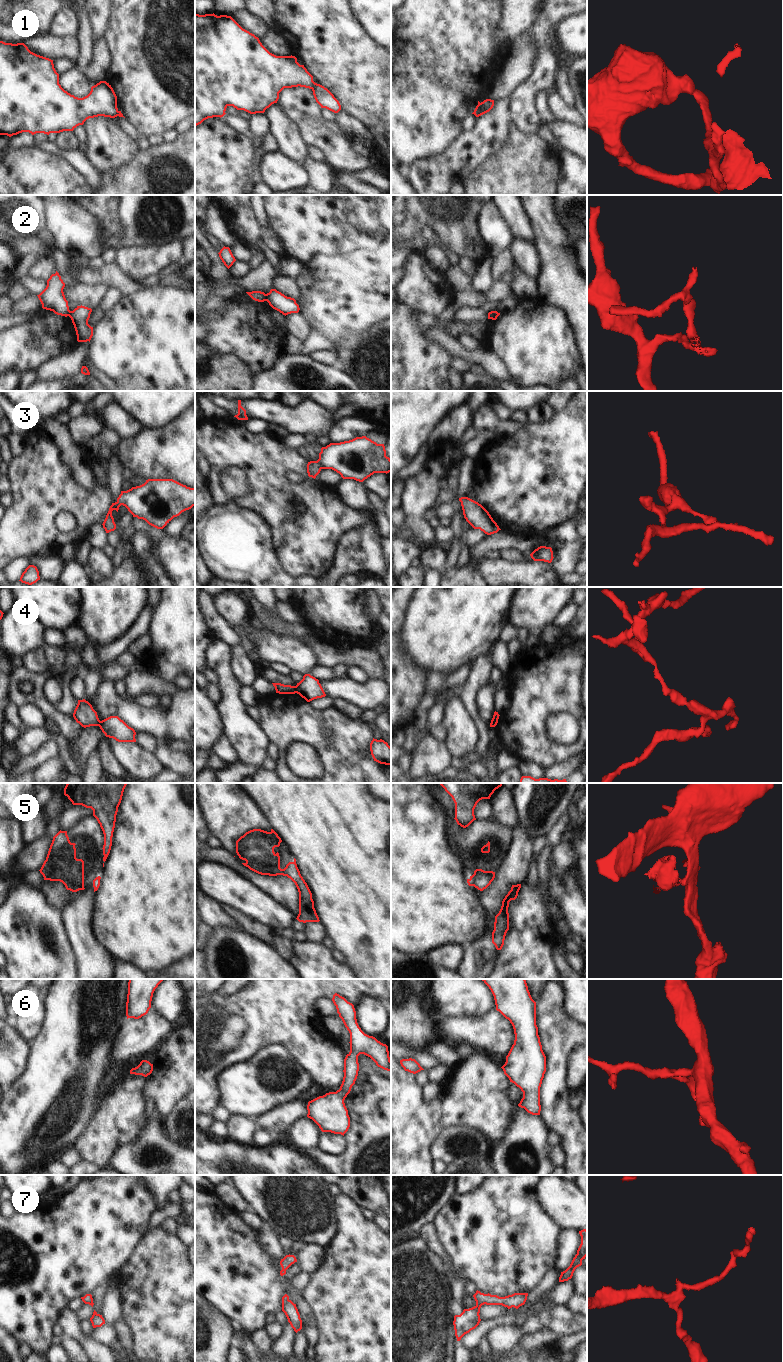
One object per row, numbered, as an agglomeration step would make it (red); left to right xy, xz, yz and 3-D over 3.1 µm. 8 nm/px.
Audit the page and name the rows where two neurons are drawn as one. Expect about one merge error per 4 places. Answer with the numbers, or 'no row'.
1, 2, 4, 5

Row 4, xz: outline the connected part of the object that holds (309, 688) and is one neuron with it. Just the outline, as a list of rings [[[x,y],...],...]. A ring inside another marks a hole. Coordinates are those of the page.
[[[305,674],[303,679],[297,683],[295,687],[297,694],[304,698],[307,702],[326,696],[319,680],[310,674]]]

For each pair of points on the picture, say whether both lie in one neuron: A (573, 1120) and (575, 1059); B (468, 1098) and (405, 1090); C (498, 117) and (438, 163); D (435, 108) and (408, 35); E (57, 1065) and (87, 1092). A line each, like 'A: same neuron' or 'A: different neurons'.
A: different neurons
B: same neuron
C: same neuron
D: same neuron
E: same neuron

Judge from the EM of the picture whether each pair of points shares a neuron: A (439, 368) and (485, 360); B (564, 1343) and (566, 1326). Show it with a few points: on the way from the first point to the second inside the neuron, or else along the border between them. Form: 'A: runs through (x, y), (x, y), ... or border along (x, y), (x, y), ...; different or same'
A: border along (434, 341), (441, 344), (453, 356); different
B: border along (576, 1332), (559, 1337); different

